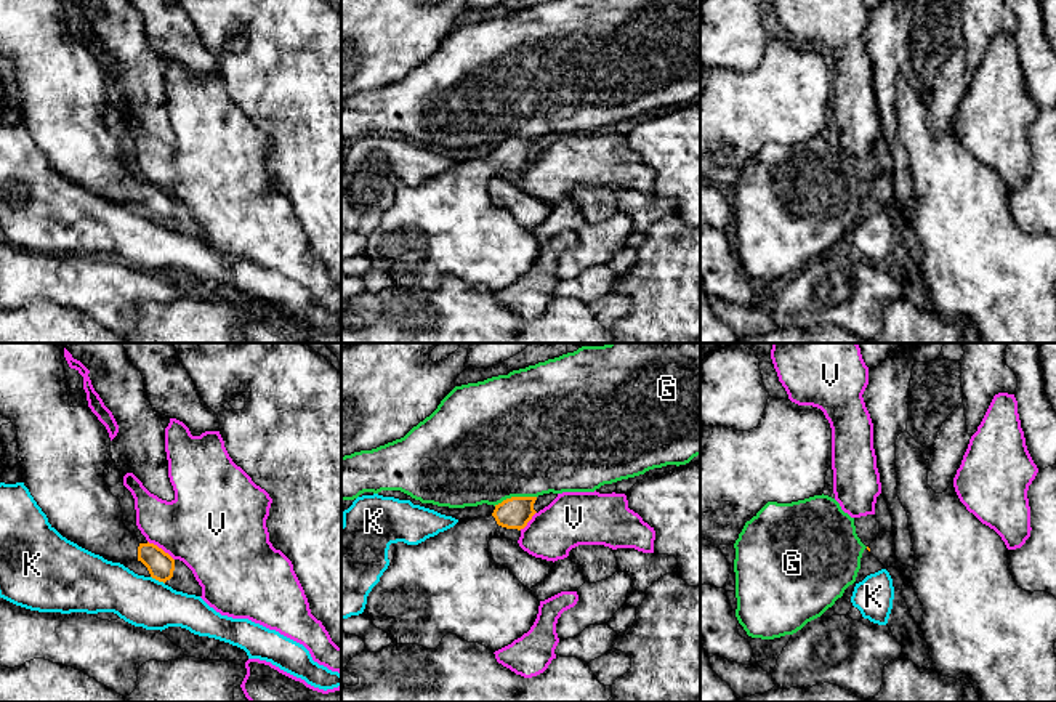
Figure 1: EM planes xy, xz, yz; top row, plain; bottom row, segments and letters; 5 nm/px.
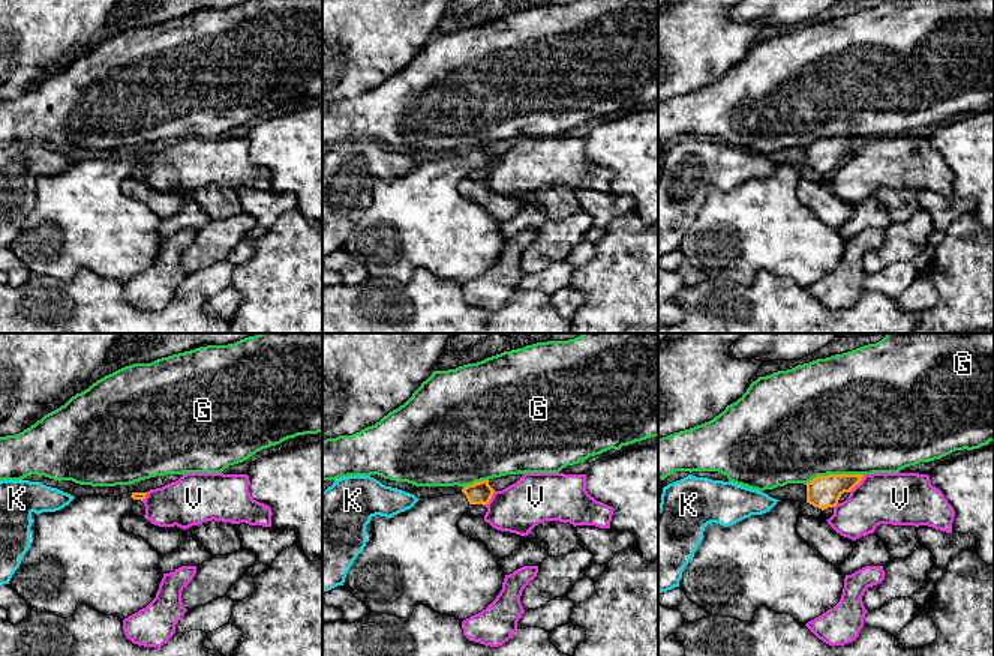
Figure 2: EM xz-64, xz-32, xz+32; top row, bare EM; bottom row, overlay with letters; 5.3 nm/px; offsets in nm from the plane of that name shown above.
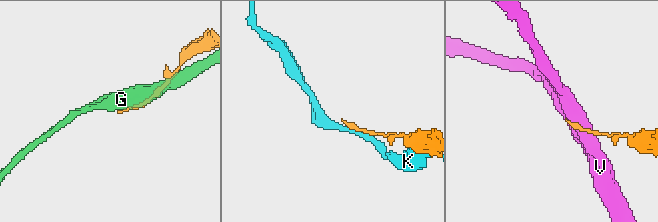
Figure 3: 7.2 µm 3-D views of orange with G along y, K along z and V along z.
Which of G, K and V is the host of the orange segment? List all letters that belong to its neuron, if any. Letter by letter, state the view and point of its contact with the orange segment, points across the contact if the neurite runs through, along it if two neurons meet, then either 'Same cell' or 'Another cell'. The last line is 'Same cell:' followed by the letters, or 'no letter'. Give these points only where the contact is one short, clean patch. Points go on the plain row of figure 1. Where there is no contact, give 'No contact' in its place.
G: Touches orange at xz (515, 138). Another cell
K: Touches orange at xy (157, 220). Another cell
V: Touches orange at xy (161, 189). Another cell
Same cell: no letter

